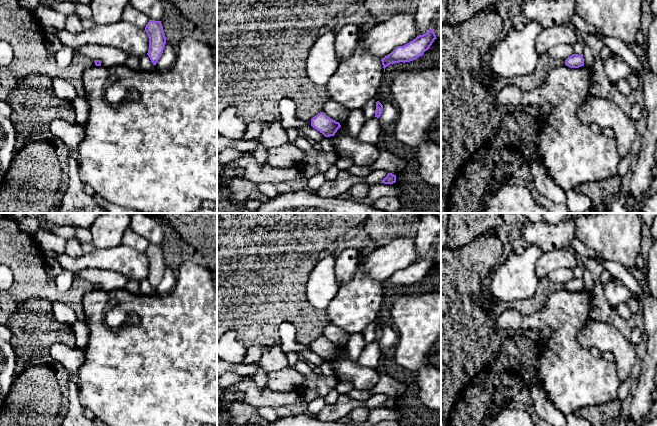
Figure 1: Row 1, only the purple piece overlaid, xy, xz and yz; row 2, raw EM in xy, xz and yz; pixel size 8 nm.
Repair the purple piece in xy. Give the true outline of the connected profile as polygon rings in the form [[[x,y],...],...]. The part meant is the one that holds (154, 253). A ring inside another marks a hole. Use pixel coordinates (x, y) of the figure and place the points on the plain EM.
[[[149,244],[145,251],[145,255],[149,262],[149,273],[147,279],[151,286],[156,289],[166,268],[166,261],[161,245]]]

